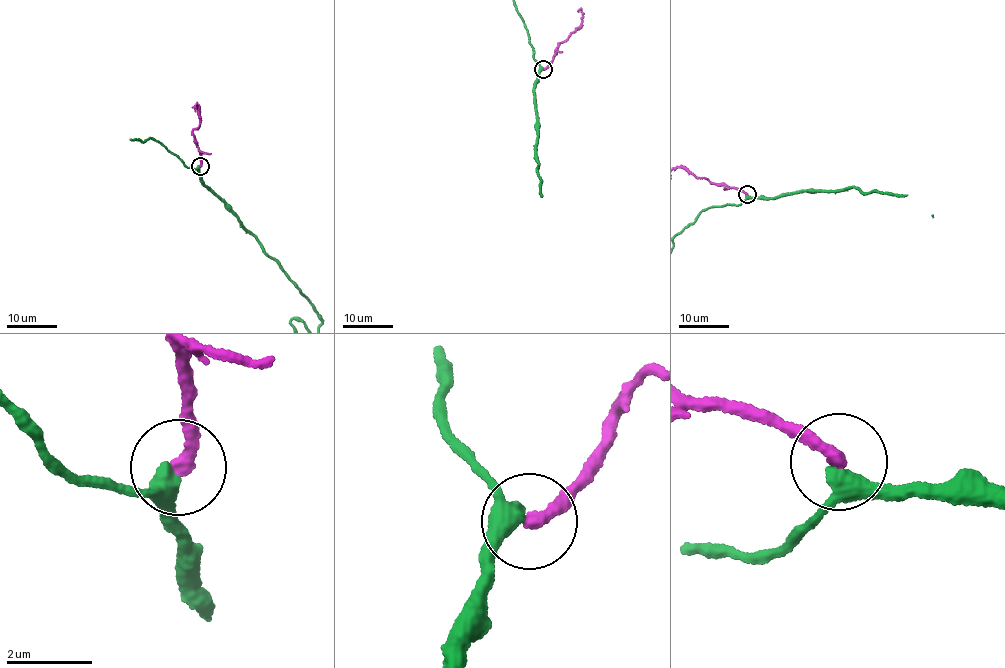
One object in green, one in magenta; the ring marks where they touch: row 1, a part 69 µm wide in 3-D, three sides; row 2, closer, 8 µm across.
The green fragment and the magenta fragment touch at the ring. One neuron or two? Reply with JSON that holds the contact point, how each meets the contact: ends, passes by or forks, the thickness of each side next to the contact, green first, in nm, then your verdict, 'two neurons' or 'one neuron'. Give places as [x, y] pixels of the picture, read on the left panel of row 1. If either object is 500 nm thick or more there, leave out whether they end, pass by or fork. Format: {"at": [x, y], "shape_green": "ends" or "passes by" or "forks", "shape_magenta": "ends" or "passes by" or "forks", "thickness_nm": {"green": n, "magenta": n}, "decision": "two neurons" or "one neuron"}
{"at": [200, 166], "shape_green": "passes by", "shape_magenta": "ends", "thickness_nm": {"green": 380, "magenta": 340}, "decision": "two neurons"}

